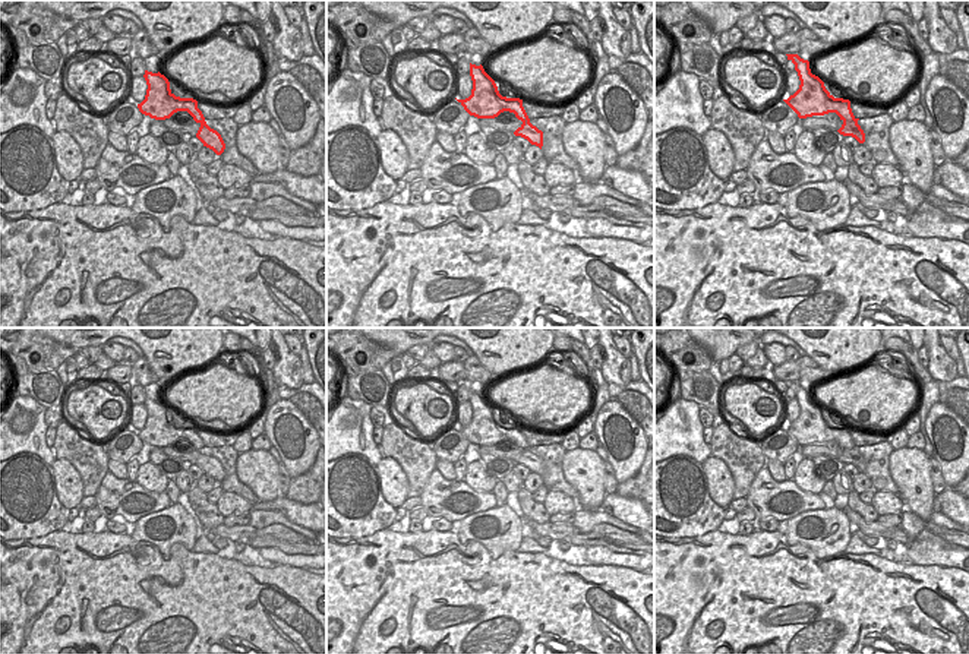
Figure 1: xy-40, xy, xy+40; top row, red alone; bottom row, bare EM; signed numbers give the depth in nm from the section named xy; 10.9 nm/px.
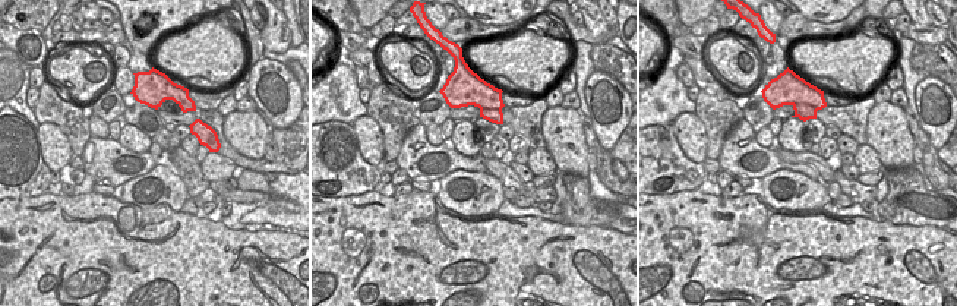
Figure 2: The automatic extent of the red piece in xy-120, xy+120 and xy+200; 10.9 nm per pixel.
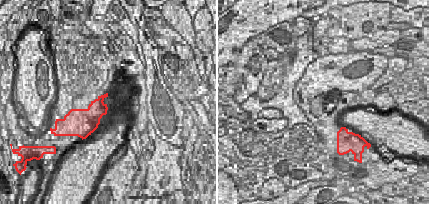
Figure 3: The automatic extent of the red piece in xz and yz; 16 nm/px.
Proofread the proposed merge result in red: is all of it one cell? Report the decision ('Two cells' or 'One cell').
Two cells

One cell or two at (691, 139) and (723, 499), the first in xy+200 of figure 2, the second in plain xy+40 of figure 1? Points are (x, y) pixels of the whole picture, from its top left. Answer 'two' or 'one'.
one

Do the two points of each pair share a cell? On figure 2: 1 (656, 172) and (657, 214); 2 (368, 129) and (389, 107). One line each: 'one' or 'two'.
1: two
2: two

